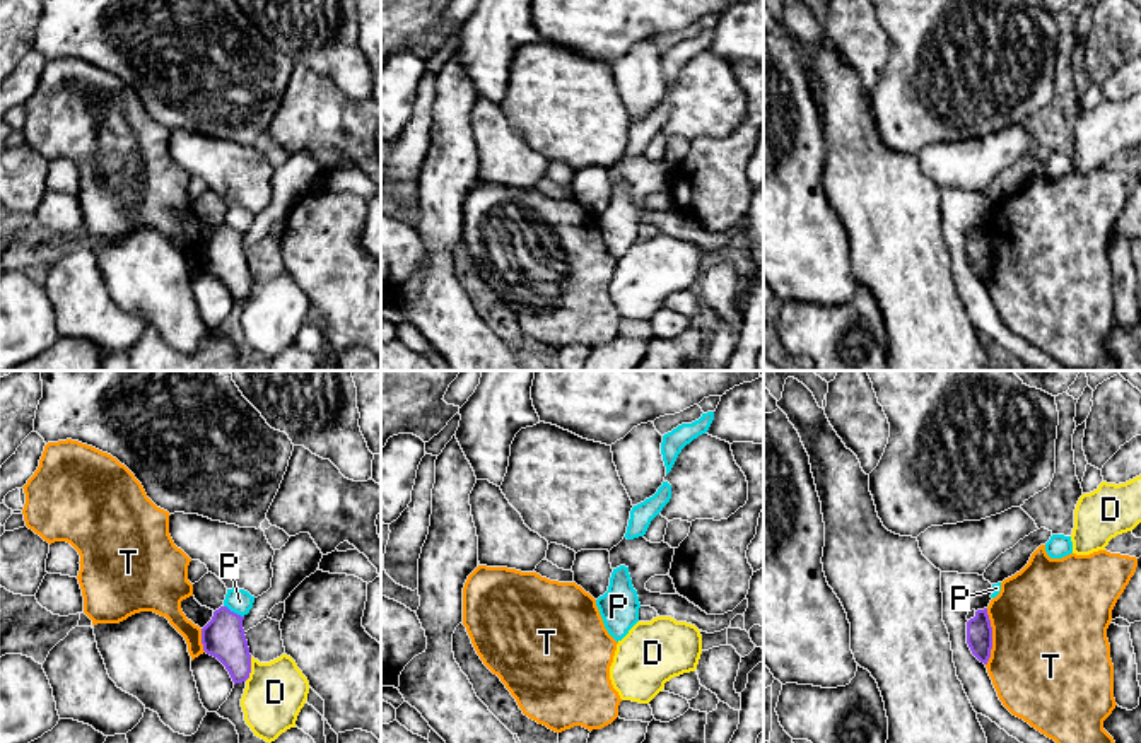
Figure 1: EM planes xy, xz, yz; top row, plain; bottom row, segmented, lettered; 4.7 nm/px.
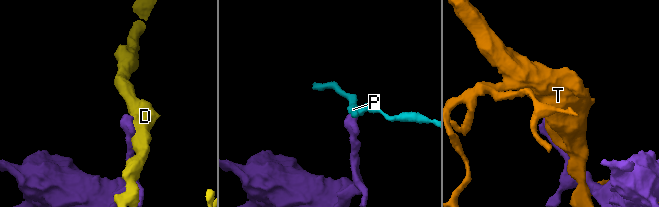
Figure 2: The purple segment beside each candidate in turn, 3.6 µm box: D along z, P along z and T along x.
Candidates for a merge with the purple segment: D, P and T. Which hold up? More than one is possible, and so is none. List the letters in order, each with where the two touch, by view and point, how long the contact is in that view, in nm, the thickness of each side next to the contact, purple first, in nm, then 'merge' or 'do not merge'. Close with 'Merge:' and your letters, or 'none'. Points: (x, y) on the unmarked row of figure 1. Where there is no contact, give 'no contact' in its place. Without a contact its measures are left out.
D: xy (250, 286) | 120 nm | 200/280 nm | do not merge
P: xy (233, 229) | 110 nm | 200/120 nm | do not merge
T: yz (991, 255) | 280 nm | 130/500 nm | do not merge
Merge: none

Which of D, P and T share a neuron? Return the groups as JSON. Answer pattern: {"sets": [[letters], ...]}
{"sets": [["D"], ["P"], ["T"]]}

